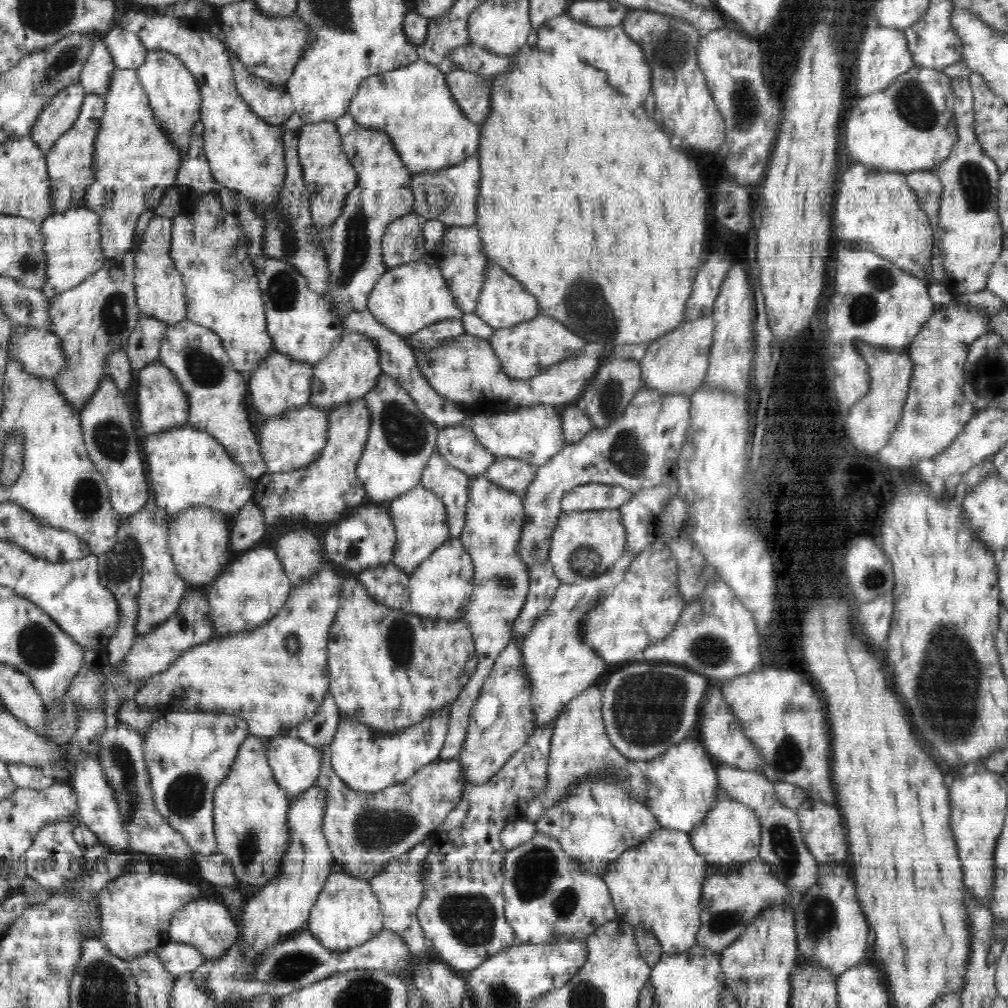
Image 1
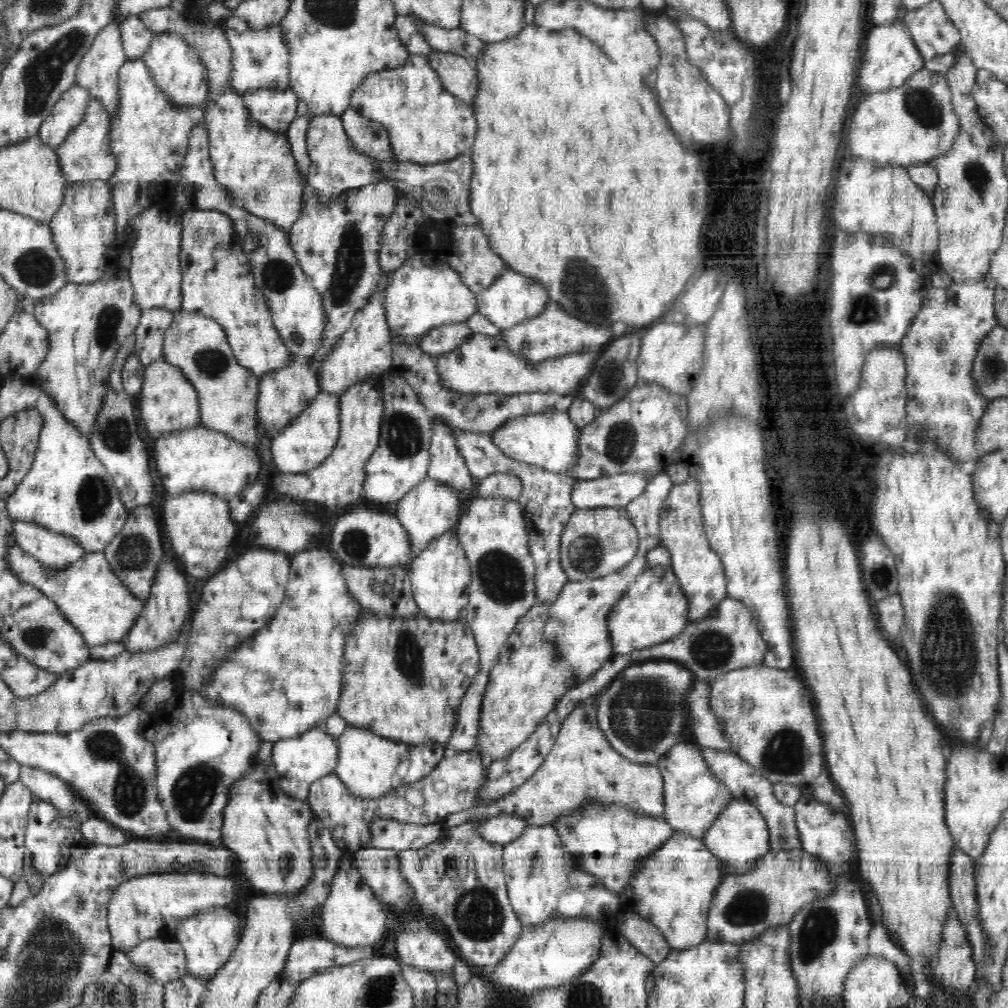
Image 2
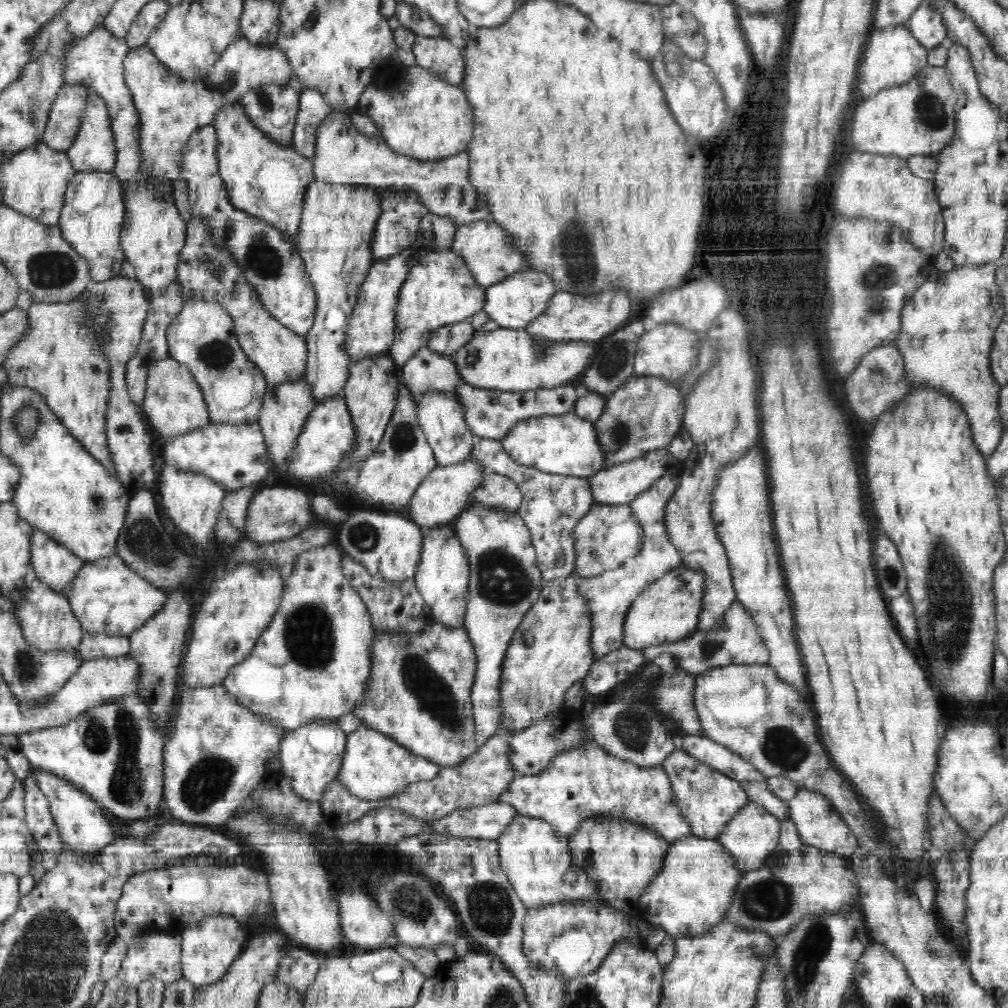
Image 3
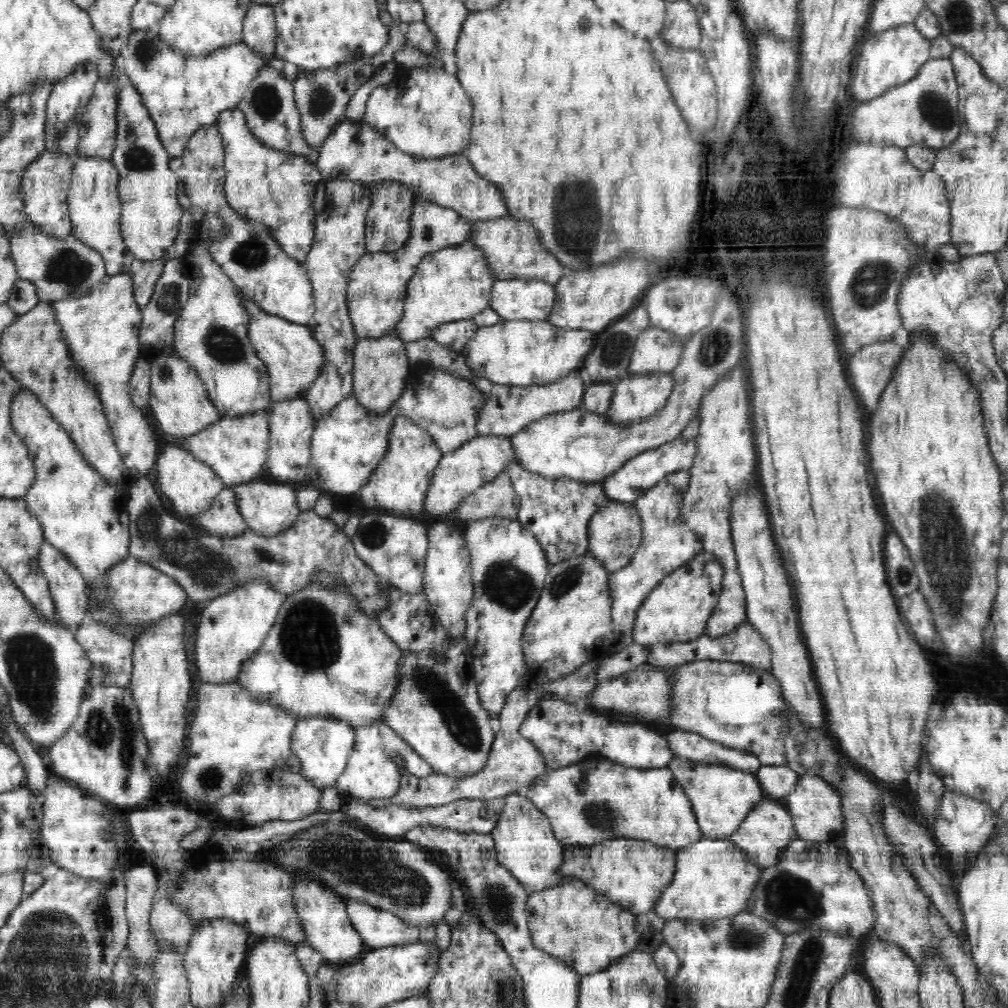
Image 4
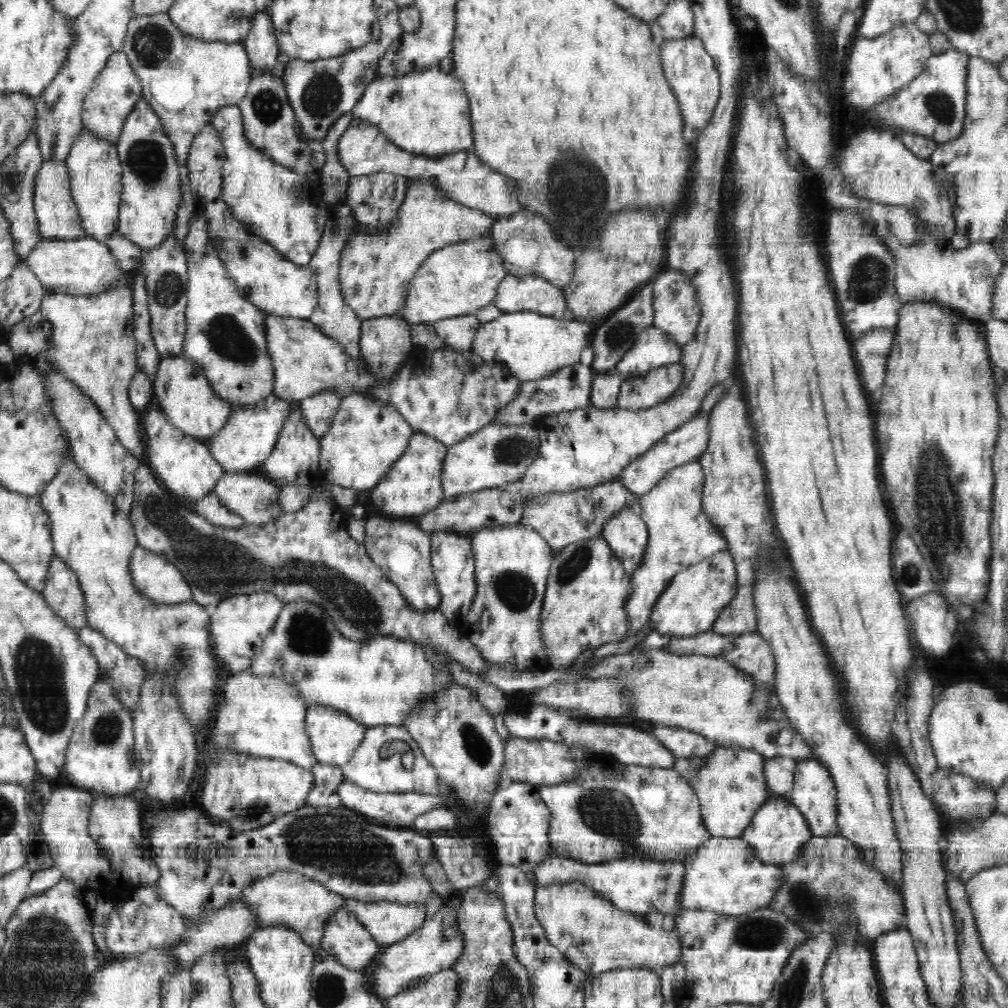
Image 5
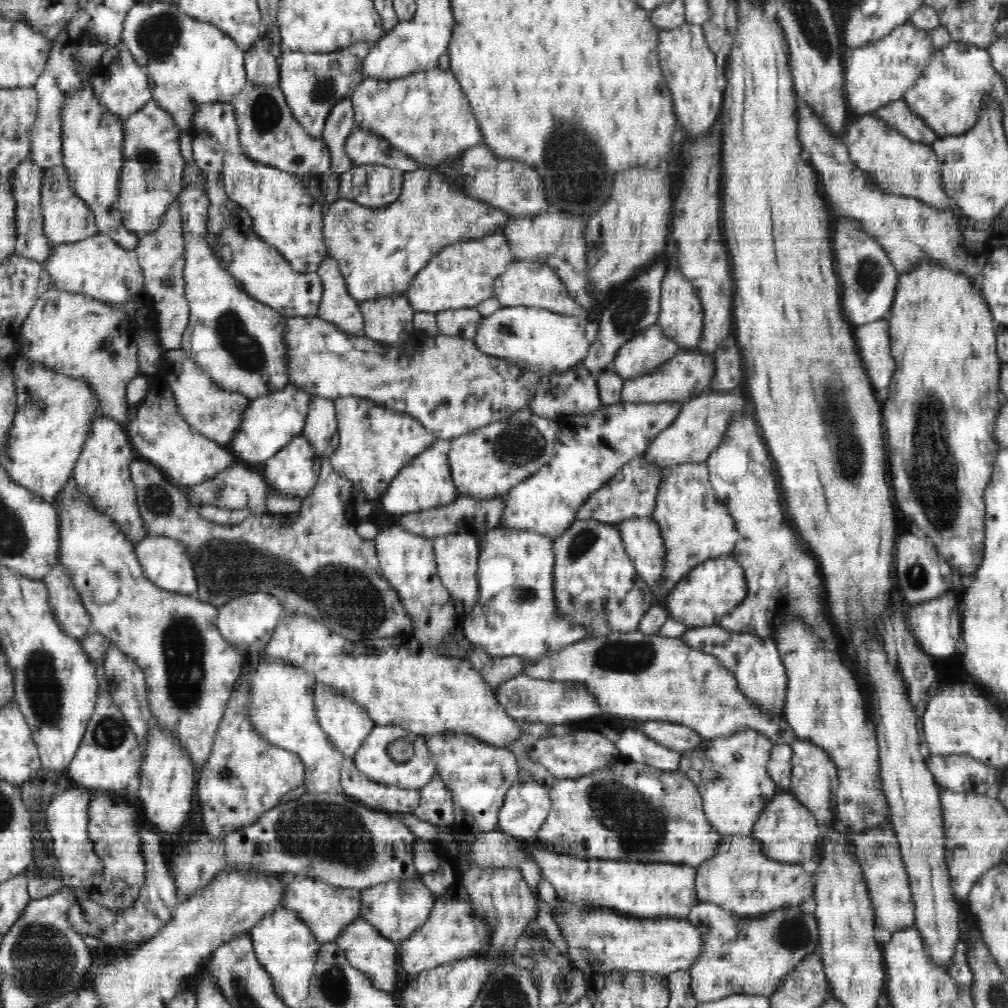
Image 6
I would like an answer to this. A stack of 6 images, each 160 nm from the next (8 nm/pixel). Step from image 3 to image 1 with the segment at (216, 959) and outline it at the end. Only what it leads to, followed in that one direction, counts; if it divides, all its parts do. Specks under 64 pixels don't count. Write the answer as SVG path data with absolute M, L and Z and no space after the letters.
M200 897L174 912L167 938L173 942L192 945L200 950L207 961L221 957L224 951L234 945L240 938L240 928L227 906L214 898Z

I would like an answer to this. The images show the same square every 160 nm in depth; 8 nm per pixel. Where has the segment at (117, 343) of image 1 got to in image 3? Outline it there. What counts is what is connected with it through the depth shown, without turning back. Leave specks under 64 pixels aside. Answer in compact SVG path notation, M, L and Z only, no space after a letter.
M86 288L76 300L33 303L27 312L28 332L20 345L8 352L3 366L8 375L8 386L28 387L40 393L70 434L115 476L105 431L110 363L100 345L106 337L107 326L93 328L89 298L90 292Z

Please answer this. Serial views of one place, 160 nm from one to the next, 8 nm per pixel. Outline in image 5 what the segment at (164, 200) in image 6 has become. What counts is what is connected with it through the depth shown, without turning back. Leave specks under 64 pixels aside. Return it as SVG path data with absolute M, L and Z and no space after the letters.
M138 100L132 112L127 116L121 135L115 146L122 167L122 193L119 207L118 231L144 252L161 246L172 234L177 220L177 213L182 203L181 165L177 163L173 144L163 132L160 117L152 110L147 100Z

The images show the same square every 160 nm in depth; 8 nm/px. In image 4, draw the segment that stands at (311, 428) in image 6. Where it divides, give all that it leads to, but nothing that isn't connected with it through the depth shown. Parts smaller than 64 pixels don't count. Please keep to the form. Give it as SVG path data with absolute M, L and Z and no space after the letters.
M333 179L316 186L314 242L303 260L313 286L315 304L314 315L307 326L325 352L325 366L304 396L315 419L327 415L353 392L353 350L356 348L357 336L346 304L346 288L354 264L358 264L360 257L367 252L365 224L371 208L371 195L365 186L365 183L358 181L340 182Z

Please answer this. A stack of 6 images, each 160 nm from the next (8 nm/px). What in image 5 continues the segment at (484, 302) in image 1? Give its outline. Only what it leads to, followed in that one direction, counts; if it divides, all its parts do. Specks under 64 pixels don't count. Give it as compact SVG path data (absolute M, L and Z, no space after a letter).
M507 274L499 284L493 303L502 313L538 312L559 320L574 320L563 289L541 276Z

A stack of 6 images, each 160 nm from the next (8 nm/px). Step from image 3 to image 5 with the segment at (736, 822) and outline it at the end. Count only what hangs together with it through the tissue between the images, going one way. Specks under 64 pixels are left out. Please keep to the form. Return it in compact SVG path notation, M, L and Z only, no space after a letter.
M777 796L771 797L765 804L762 804L740 837L751 844L755 856L764 864L781 866L783 863L793 862L805 842L812 837L808 826L806 817L796 806L786 802L782 796Z

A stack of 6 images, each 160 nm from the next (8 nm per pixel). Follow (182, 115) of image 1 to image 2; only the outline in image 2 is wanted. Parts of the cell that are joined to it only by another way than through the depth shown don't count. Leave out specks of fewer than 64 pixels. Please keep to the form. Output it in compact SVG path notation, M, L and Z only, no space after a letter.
M179 34L154 35L142 59L157 87L169 96L169 101L177 106L202 106L209 91L206 67L201 63L197 52Z

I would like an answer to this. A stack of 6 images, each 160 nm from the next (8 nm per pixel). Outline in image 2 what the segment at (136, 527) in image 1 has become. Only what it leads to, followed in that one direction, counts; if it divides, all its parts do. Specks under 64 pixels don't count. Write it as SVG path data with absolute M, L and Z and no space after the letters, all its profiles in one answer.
M167 555L161 560L157 568L153 586L150 587L145 607L140 611L136 624L128 631L128 634L121 640L126 647L126 651L153 651L179 635L184 622L192 615L190 609L190 594L188 594L188 584L186 578L172 563L172 555Z

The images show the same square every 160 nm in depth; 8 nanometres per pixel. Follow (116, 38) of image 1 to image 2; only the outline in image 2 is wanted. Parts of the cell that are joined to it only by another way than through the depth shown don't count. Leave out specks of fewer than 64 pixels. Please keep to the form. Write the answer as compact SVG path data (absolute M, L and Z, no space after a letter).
M137 16L125 18L120 22L119 31L128 61L141 58L154 36Z

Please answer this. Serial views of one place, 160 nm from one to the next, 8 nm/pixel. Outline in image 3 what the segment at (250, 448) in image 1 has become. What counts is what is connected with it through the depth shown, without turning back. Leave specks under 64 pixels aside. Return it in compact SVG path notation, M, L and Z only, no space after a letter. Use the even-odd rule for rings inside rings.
M188 300L185 301L182 311L174 318L174 321L170 324L167 330L167 343L169 346L169 356L172 357L174 360L177 360L179 363L185 364L192 373L192 376L195 378L195 381L200 386L202 394L204 395L204 400L209 412L209 422L211 424L254 424L254 422L258 423L258 416L263 405L263 398L265 395L265 390L267 387L267 380L263 375L263 372L253 363L248 360L248 357L244 354L244 351L240 348L240 345L237 341L237 335L234 334L234 321L230 318L230 315L226 313L226 310L223 306L218 302L210 302L209 300ZM212 388L242 388L242 400L232 400L232 410L228 408L230 406L230 402L226 404L226 406L220 406L218 402L216 402L216 398L214 398L214 394L212 394Z

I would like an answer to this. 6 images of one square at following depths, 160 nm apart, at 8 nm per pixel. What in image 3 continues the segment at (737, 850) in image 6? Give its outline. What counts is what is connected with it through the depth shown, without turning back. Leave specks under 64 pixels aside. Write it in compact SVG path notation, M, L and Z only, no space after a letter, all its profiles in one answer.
M690 835L675 840L670 843L662 870L641 894L639 905L646 912L642 919L665 931L671 939L706 934L723 920L743 874L716 839Z

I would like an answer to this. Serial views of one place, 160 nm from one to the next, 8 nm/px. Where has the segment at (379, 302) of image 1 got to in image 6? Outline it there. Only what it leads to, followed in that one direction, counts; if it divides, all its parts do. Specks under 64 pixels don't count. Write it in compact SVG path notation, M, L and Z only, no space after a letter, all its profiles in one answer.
M503 233L458 241L442 248L412 279L405 292L415 313L438 313L460 308L473 308L483 300L494 297L499 276L513 261L510 244Z

